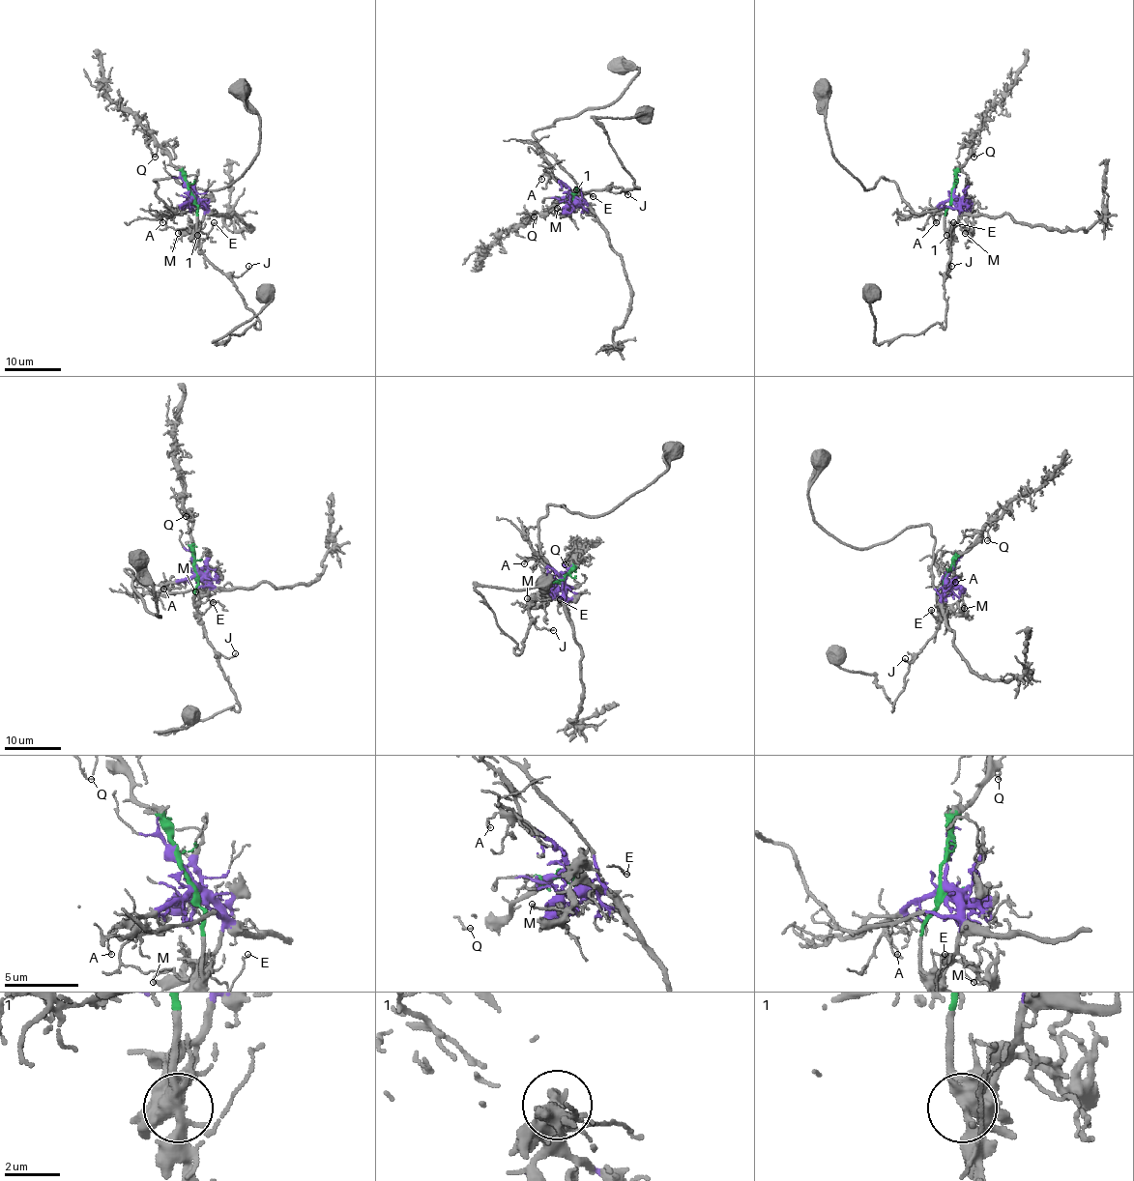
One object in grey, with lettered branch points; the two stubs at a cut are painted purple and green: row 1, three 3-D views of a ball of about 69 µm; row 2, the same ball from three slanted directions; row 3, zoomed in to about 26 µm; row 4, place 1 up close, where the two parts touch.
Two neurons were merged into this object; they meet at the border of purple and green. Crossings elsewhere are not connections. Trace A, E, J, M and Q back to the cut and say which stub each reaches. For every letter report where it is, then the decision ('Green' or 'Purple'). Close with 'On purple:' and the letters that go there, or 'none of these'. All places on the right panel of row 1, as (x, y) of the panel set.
A: Place: (936, 222). Purple
E: Place: (953, 222). Green
J: Place: (951, 266). Green
M: Place: (965, 233). Purple
Q: Place: (974, 157). Green
On purple: A, M

